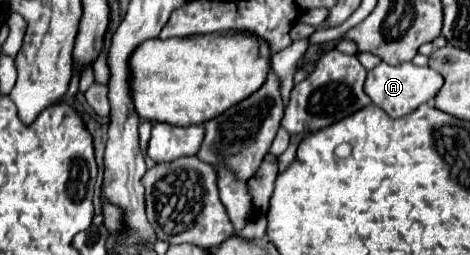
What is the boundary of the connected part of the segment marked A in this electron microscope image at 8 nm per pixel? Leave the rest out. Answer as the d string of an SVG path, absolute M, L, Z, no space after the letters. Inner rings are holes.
M380 62L374 70L368 72L364 88L366 88L368 96L372 98L372 102L376 106L380 106L390 118L402 118L402 116L414 112L420 104L432 102L434 96L438 94L438 90L442 88L442 84L444 84L442 76L428 66L420 68L412 62L402 62L402 64L390 66L390 64Z

